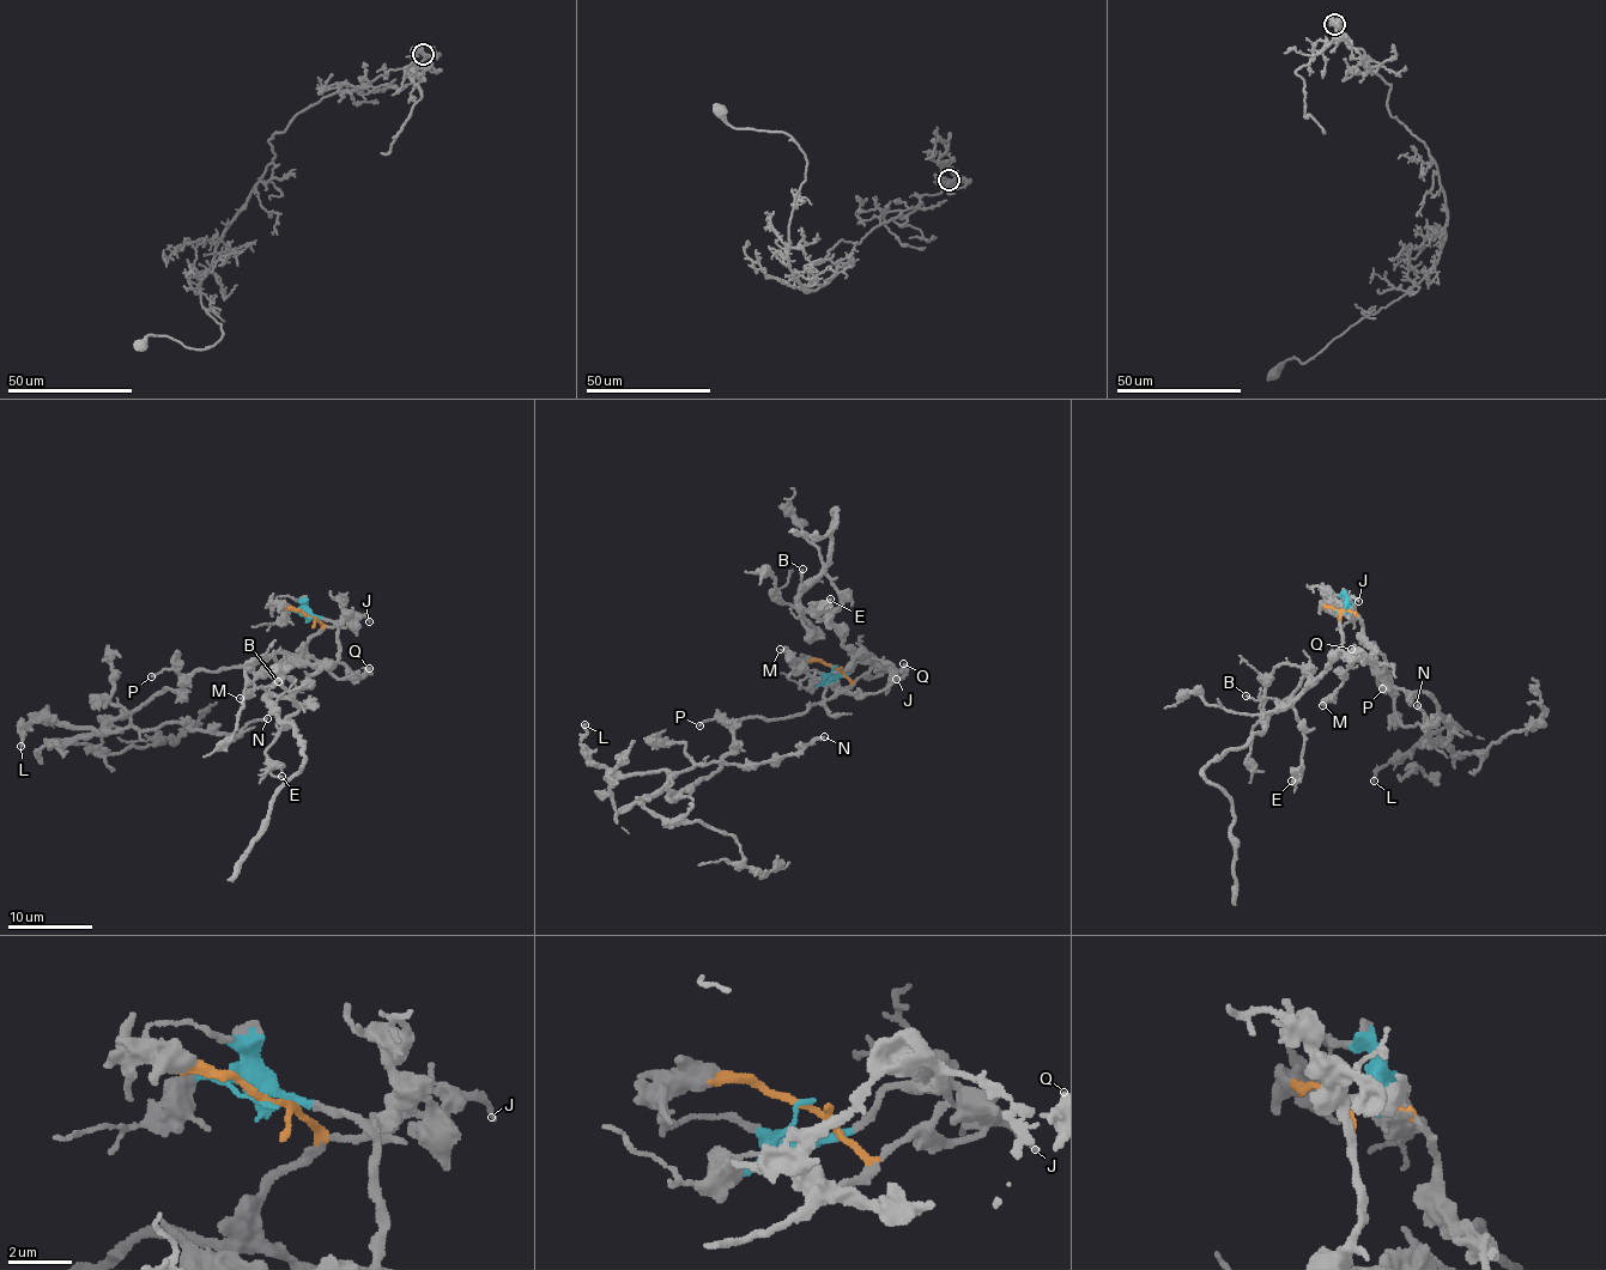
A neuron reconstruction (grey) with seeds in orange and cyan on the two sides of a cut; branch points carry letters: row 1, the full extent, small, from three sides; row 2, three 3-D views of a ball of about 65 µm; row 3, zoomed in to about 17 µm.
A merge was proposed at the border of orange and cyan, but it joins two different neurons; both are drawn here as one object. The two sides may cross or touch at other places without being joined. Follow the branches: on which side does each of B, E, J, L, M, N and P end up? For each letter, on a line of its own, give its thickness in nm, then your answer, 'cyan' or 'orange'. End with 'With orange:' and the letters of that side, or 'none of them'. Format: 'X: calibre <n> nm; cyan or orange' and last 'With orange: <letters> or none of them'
B: calibre 150 nm; cyan
E: calibre 140 nm; cyan
J: calibre 180 nm; orange
L: calibre 200 nm; orange
M: calibre 280 nm; cyan
N: calibre 240 nm; orange
P: calibre 150 nm; orange
With orange: J, L, N, P

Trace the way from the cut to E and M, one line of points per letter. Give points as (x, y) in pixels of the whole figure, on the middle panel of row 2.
E: (834, 667), (843, 676), (872, 662), (846, 649), (835, 609), (811, 614), (830, 599)
M: (834, 667), (832, 676), (843, 676), (872, 662), (856, 656), (840, 672), (817, 678), (794, 670), (780, 649)

